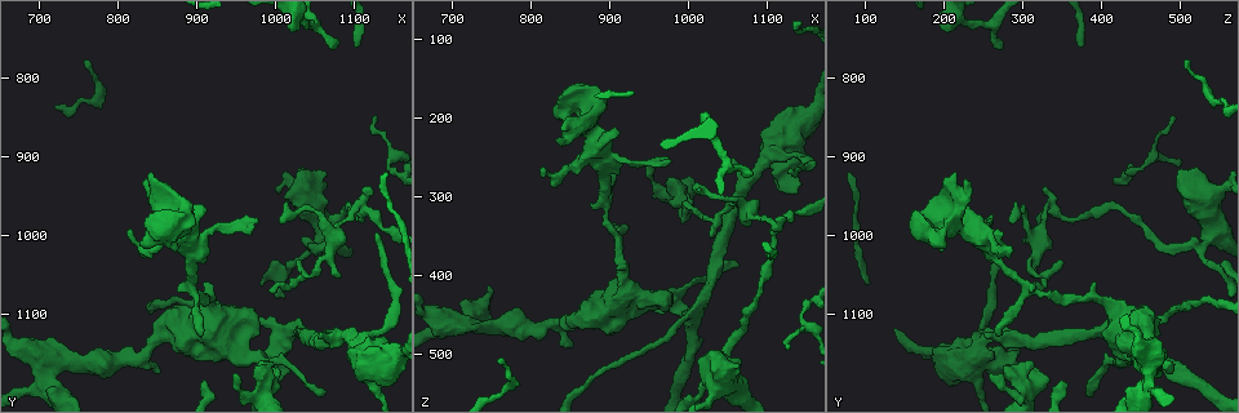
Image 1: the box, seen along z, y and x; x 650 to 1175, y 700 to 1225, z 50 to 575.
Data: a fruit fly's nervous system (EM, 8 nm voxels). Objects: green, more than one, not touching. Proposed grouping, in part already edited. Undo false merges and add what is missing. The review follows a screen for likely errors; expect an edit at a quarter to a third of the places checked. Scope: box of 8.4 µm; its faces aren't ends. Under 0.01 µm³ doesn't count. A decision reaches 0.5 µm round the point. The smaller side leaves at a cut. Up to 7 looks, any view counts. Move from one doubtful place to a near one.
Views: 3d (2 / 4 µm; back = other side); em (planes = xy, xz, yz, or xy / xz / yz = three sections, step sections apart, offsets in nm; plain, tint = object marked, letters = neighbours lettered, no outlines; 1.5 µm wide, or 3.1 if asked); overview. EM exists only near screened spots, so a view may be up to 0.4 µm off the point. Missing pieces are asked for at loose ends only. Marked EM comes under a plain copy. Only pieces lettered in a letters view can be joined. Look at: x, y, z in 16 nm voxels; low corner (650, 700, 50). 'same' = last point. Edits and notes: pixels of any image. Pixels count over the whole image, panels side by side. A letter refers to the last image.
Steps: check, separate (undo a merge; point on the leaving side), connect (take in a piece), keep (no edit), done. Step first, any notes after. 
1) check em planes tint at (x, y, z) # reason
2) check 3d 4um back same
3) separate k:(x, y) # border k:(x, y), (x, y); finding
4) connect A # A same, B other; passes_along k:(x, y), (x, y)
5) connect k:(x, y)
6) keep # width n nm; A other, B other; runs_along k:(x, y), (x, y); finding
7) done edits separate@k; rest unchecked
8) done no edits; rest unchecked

check em yz step 8 tint at (950, 1180, 255) # an open end

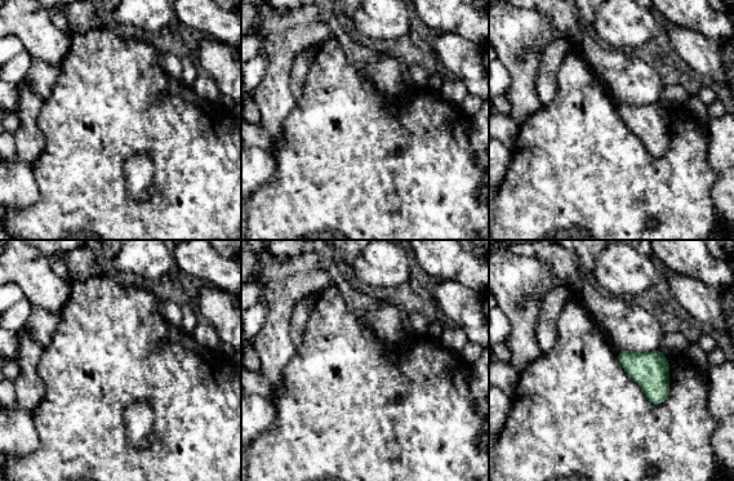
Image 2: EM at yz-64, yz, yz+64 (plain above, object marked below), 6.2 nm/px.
check em yz step 8 letters same # what lies round it

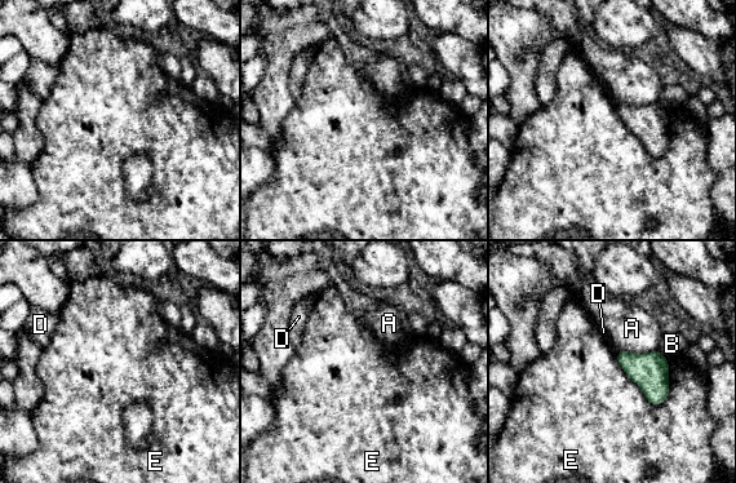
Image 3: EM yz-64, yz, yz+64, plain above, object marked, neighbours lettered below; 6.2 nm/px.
keep # A other, B other, D other, E other; border 3:(617, 350), (624, 372), (661, 404); no lettered piece goes on from it

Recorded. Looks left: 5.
check em yz step 8 letters at (1130, 1000, 275) # long arm stops here

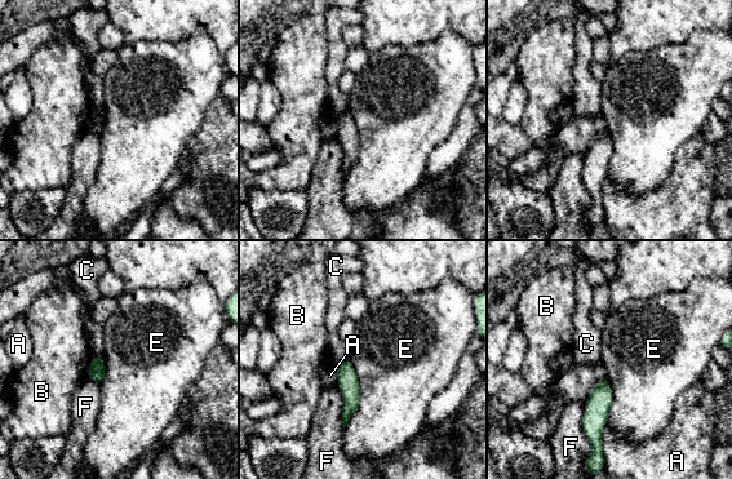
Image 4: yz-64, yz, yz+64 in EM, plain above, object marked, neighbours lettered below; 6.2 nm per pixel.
check em planes letters same

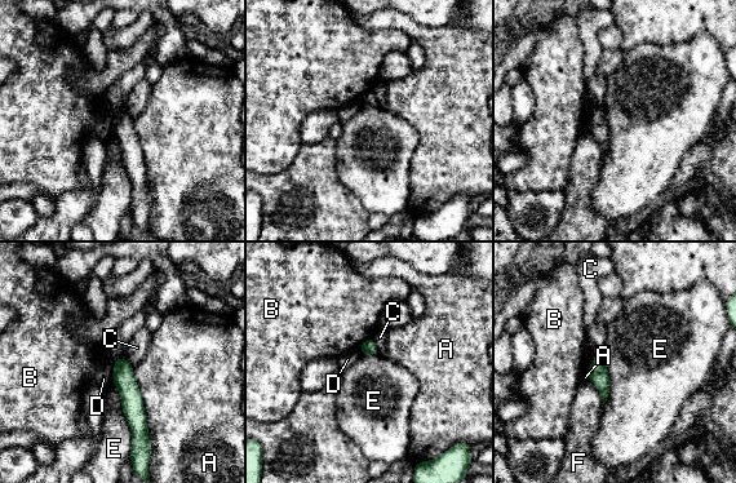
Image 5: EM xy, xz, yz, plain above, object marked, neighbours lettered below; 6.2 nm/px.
keep # width 90 nm; A other, B other, C other, D other, E other, F other; border 5:(112, 381), (131, 430), (131, 453); none of them fits

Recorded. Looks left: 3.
check 3d 2um back at (1025, 1030, 350) # an open end

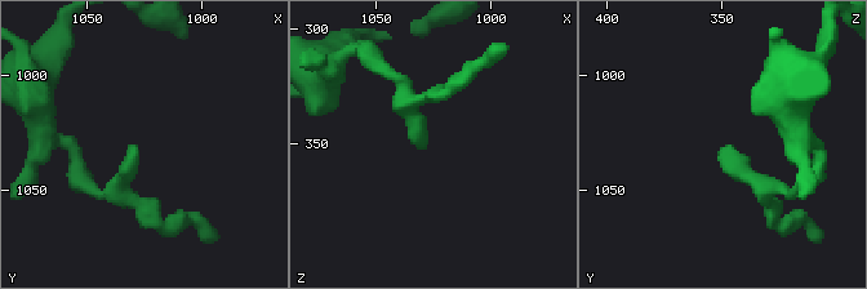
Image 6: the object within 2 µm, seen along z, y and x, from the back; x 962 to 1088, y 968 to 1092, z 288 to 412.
check em planes letters at (1029, 1034, 351) # shape alone is not enough

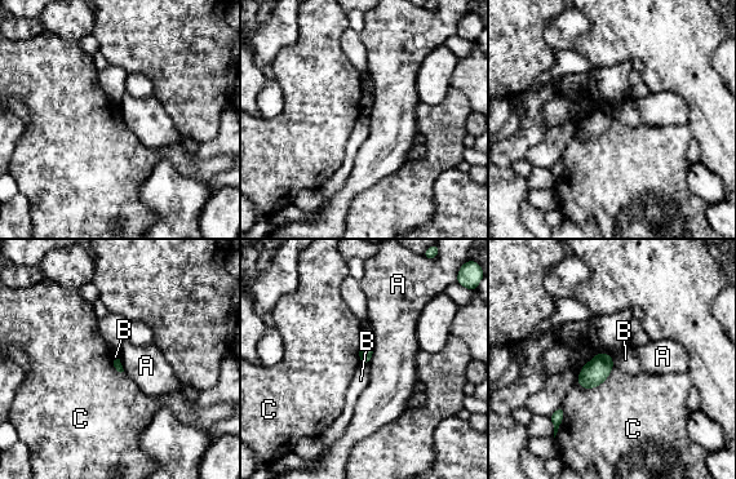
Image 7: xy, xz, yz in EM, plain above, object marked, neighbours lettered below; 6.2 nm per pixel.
keep # A other, B other, C other; border 7:(611, 355), (615, 366); no lettered piece goes on from it

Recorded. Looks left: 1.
done no edits; rest unchecked

